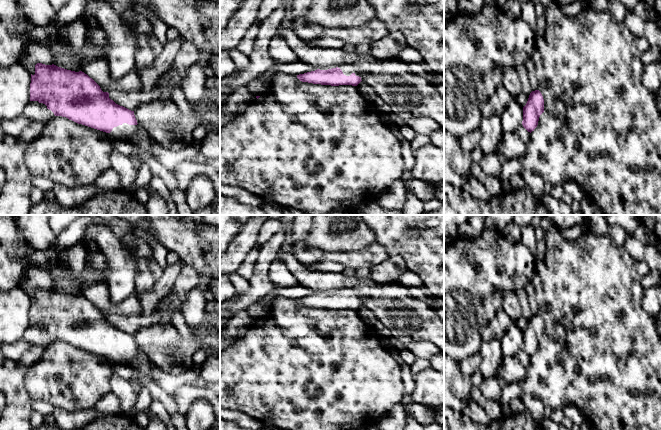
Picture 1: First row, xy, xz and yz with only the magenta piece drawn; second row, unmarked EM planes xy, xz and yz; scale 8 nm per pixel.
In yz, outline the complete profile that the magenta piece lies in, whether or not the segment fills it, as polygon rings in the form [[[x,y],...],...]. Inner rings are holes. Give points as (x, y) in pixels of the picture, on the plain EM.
[[[539,314],[532,315],[523,331],[523,351],[532,356],[538,349],[539,341],[544,336],[544,323]]]

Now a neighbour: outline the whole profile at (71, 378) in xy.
[[[54,340],[44,348],[41,359],[29,368],[25,387],[33,400],[48,402],[55,408],[66,411],[90,409],[111,392],[110,380],[114,375],[111,367],[117,364],[124,363],[78,348],[66,341]]]

